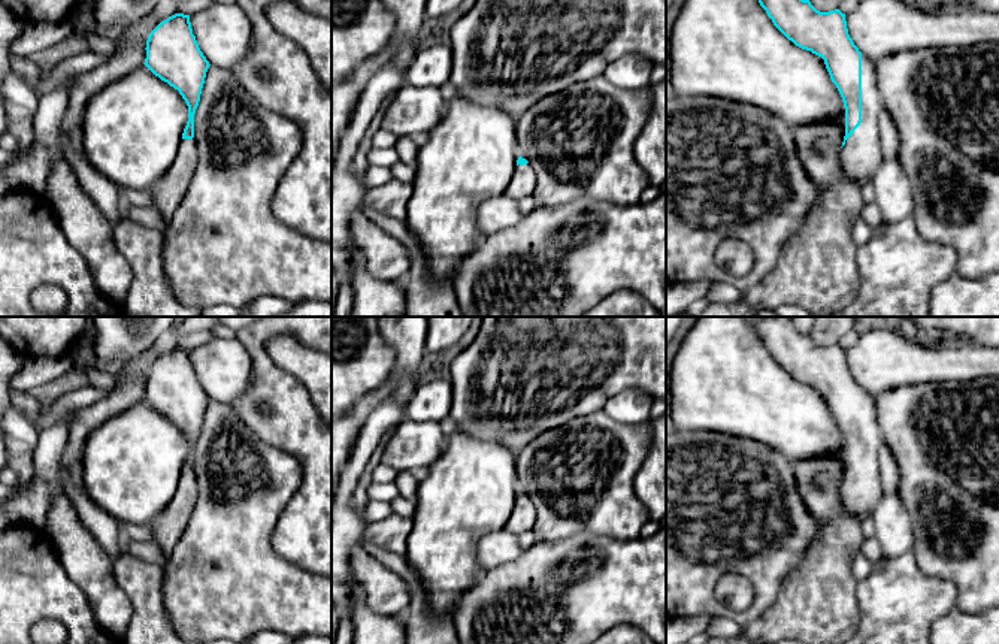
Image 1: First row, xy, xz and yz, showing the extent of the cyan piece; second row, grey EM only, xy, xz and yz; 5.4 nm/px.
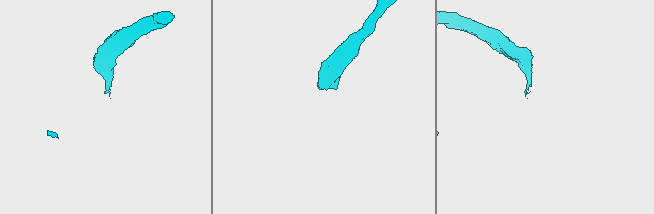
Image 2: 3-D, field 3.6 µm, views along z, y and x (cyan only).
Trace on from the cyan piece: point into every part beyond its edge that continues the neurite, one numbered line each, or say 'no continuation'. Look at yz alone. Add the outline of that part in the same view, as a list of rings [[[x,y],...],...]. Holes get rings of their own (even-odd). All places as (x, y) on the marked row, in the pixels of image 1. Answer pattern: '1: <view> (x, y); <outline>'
1: yz (860, 157); [[[862,54],[862,123],[841,148],[842,173],[862,187],[883,164],[878,117],[884,109],[877,88],[875,61]]]

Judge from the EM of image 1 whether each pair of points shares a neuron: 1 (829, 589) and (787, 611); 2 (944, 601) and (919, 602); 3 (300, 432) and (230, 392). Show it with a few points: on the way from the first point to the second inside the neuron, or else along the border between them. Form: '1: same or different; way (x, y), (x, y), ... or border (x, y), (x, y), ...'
1: same; way (819, 599), (805, 610), (798, 611)
2: same; way (938, 601), (925, 601)
3: different; border (253, 363), (248, 387), (232, 404)

